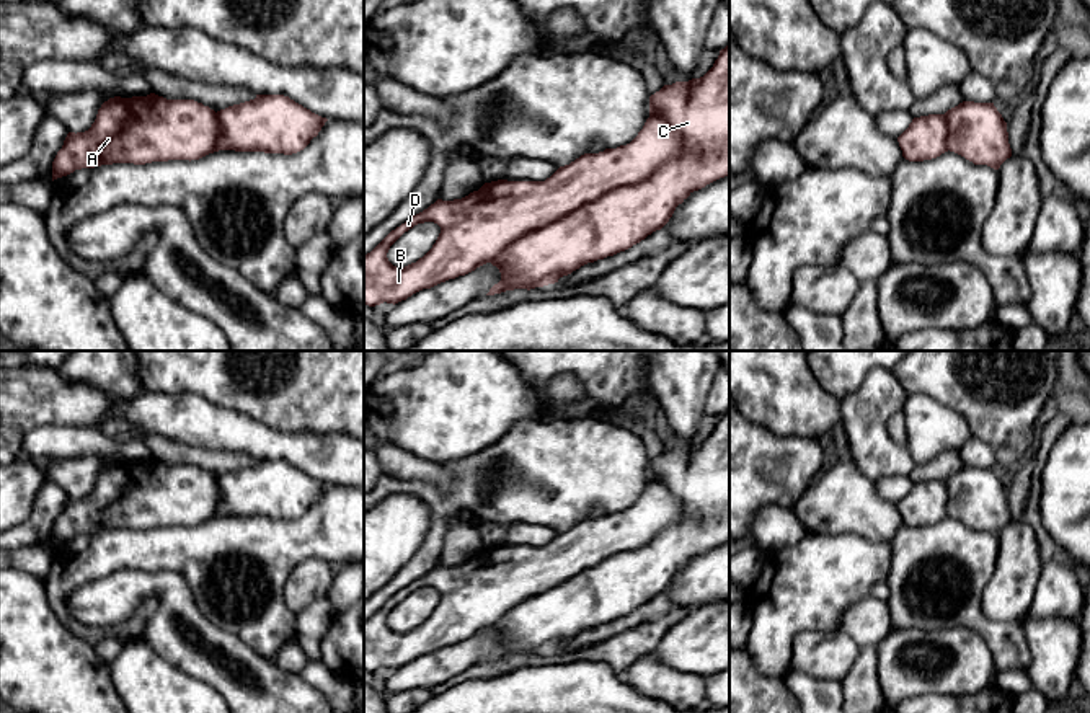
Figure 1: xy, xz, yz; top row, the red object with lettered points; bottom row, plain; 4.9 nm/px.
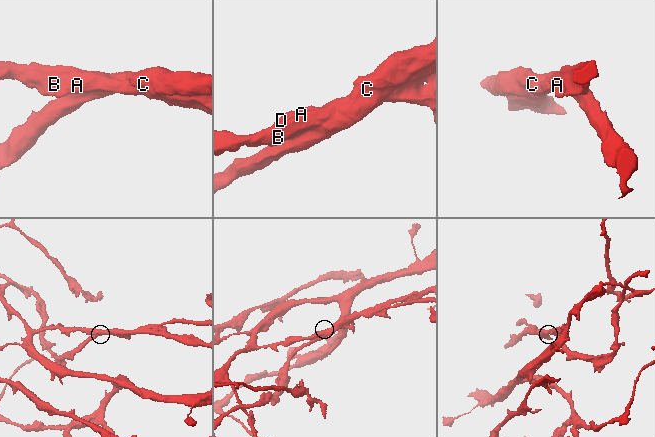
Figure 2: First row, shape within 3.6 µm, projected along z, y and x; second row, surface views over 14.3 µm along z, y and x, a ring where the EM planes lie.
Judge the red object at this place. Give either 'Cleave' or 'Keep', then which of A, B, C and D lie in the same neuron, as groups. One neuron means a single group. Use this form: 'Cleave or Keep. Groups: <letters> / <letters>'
Cleave. Groups: A B D / C

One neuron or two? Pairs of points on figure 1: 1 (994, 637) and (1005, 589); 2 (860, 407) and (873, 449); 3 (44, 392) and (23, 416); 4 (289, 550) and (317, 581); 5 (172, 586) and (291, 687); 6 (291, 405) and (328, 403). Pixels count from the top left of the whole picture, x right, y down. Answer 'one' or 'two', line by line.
1: two
2: one
3: one
4: two
5: one
6: one

